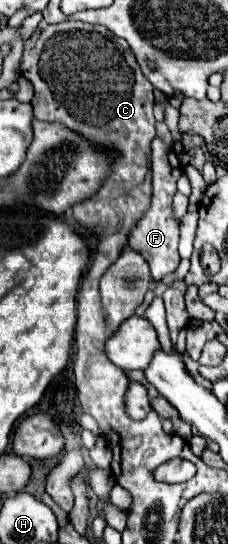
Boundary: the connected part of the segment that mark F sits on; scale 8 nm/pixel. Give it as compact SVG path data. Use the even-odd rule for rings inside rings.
M158 137L152 141L152 201L148 211L138 219L138 223L130 229L128 233L128 243L148 261L152 279L160 281L164 275L174 273L180 263L178 255L178 241L180 241L180 231L178 231L178 221L172 217L172 197L176 193L176 179L182 175L180 161L172 147L164 145Z

